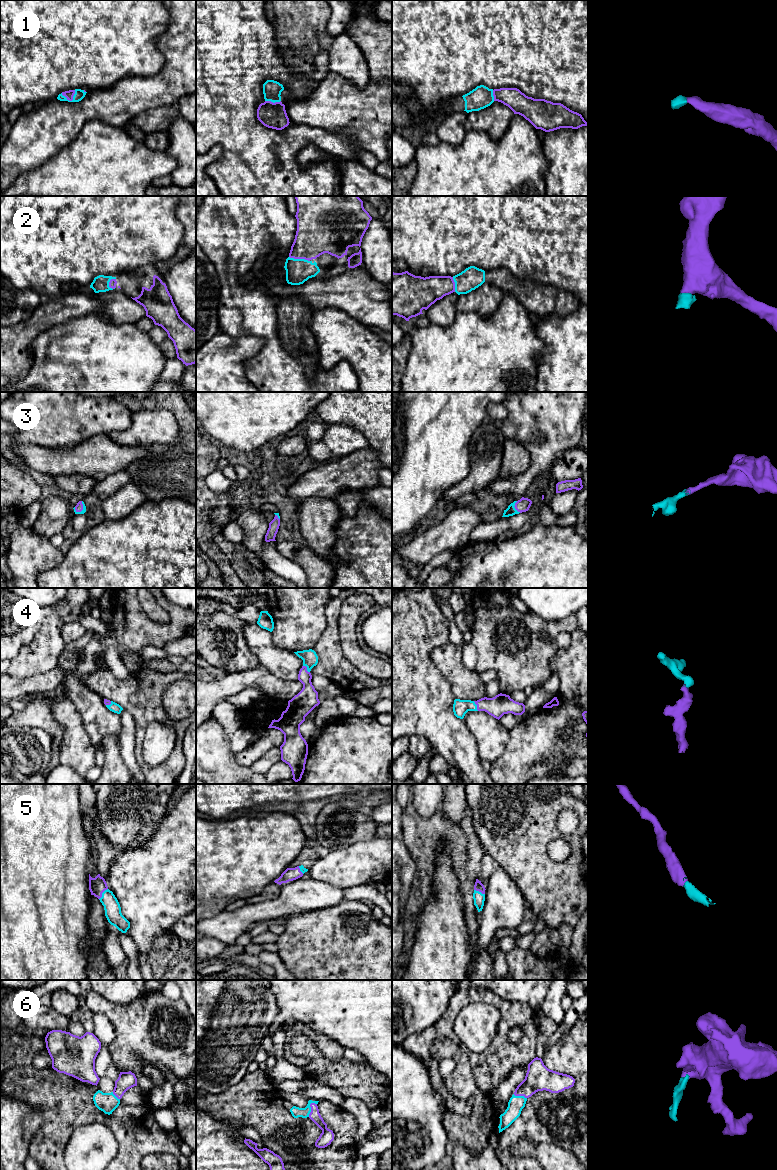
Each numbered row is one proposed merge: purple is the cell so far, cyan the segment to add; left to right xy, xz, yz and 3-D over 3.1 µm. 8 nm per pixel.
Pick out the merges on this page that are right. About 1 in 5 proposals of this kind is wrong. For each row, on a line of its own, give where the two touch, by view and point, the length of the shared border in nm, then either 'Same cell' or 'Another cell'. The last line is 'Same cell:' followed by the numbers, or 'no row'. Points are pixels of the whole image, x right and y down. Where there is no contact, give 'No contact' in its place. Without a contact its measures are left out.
1: Touches purple at xy (71, 100). Shared border 120 nm. Same cell
2: Touches purple at xz (299, 258). Shared border 170 nm. Same cell
3: Touches purple at yz (515, 507). Shared border 100 nm. Same cell
4: Touches purple at xz (306, 668). Shared border 80 nm. Same cell
5: Touches purple at xy (101, 894). Shared border 120 nm. Same cell
6: Touches purple at xz (310, 1106). Shared border 130 nm. Same cell
Same cell: 1, 2, 3, 4, 5, 6

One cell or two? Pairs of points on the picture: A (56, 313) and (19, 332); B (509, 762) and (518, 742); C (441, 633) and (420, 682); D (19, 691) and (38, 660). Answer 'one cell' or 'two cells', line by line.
A: one cell
B: one cell
C: one cell
D: two cells

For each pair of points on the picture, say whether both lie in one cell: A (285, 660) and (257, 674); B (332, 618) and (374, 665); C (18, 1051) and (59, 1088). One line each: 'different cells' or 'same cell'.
A: different cells
B: different cells
C: different cells

